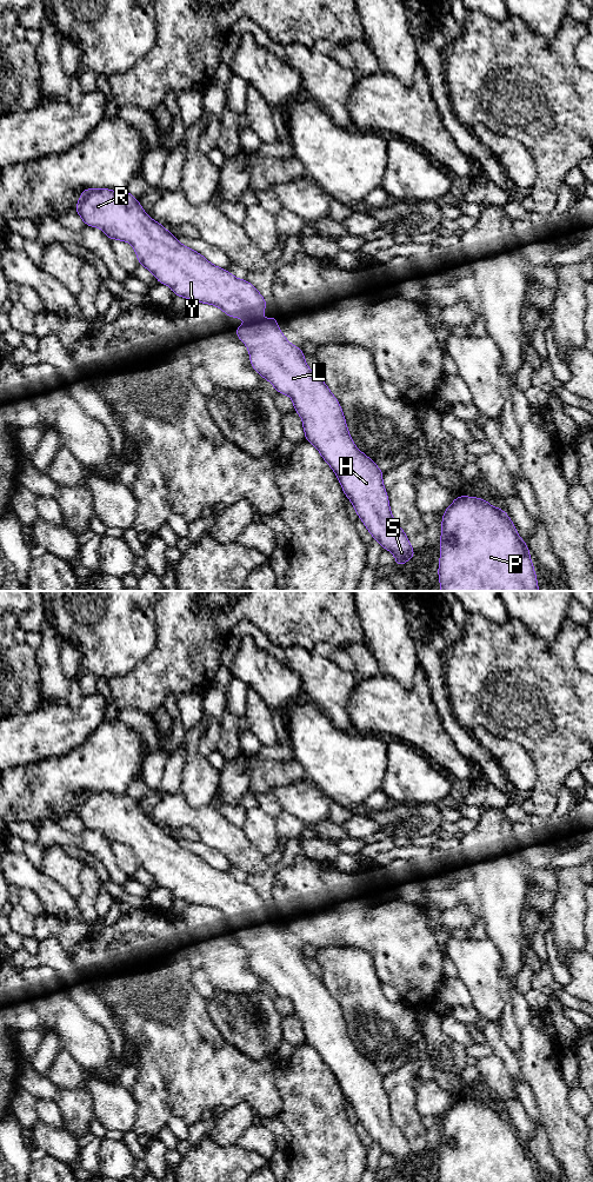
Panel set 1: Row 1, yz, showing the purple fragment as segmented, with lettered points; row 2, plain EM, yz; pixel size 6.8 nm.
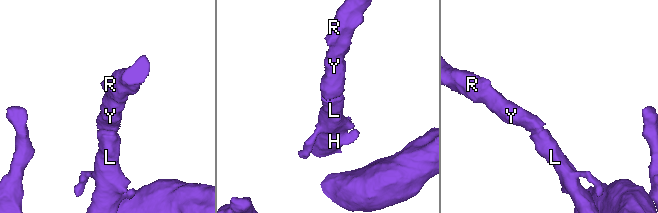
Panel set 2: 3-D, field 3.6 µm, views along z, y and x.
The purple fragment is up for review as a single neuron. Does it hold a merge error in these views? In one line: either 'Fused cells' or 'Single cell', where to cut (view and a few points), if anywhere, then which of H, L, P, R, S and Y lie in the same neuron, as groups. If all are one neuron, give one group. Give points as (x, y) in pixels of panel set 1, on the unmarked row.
Single cell. No split. Groups: H L P R S Y

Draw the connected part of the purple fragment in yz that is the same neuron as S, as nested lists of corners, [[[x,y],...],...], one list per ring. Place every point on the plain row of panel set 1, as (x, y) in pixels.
[[[85,791],[74,814],[86,829],[101,831],[104,837],[113,843],[129,845],[139,868],[151,874],[159,886],[169,889],[174,898],[220,910],[225,918],[244,922],[246,927],[234,931],[234,936],[247,949],[252,970],[274,989],[275,995],[292,1001],[294,1014],[302,1022],[305,1042],[317,1050],[321,1061],[334,1074],[344,1097],[351,1103],[373,1142],[394,1157],[395,1168],[399,1170],[413,1162],[415,1154],[392,1118],[382,1085],[384,1075],[355,1049],[339,1003],[324,982],[308,970],[304,954],[285,941],[276,928],[278,919],[260,922],[267,910],[260,895],[246,882],[238,882],[226,871],[213,868],[199,855],[184,849],[168,832],[149,819],[128,793]]]

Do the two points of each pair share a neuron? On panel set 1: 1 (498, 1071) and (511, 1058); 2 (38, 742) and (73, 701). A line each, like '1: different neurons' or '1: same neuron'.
1: different neurons
2: different neurons

